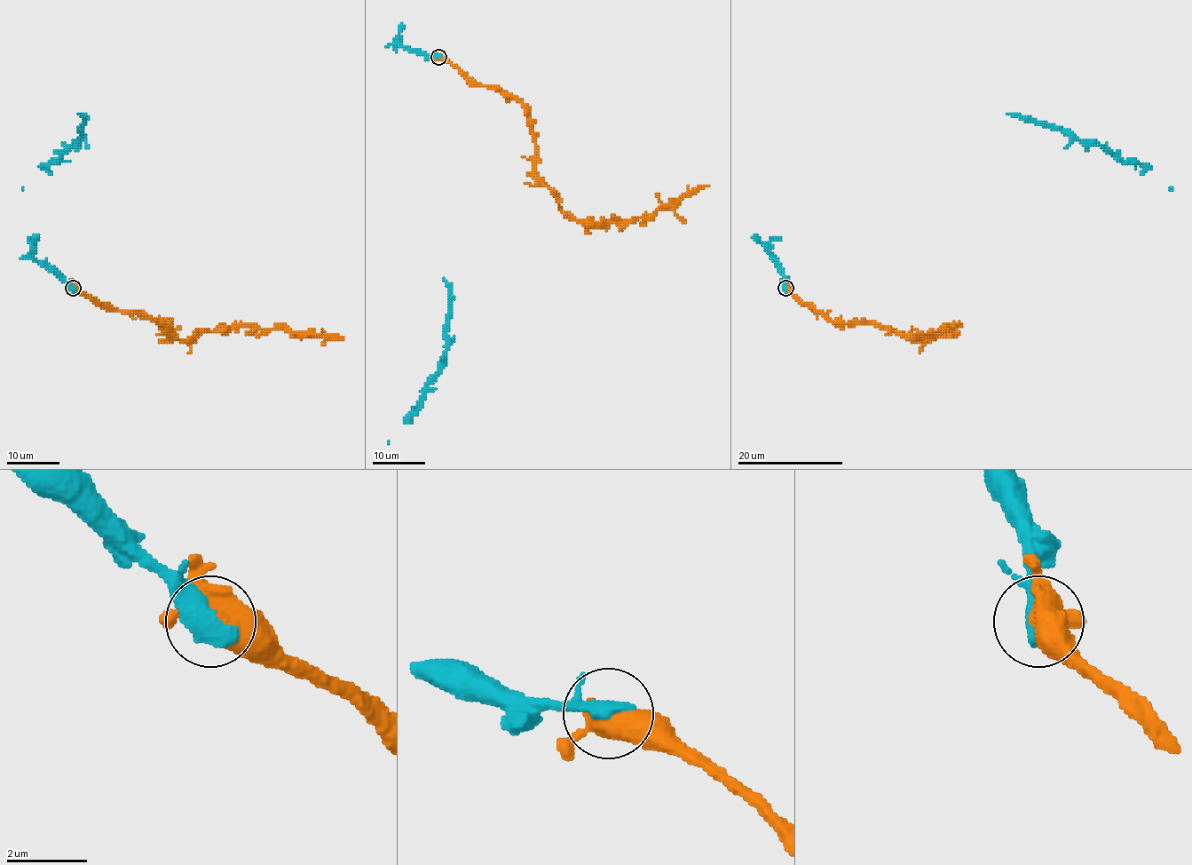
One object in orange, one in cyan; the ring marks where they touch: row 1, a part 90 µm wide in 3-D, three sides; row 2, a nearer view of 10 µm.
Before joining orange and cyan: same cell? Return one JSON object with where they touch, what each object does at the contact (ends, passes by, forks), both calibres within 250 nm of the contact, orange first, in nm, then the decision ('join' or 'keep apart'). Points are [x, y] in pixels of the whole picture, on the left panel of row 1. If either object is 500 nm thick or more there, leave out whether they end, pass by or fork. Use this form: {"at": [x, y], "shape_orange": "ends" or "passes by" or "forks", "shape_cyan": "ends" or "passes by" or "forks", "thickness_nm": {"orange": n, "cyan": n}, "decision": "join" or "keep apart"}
{"at": [73, 288], "thickness_nm": {"orange": 440, "cyan": 500}, "decision": "join"}

